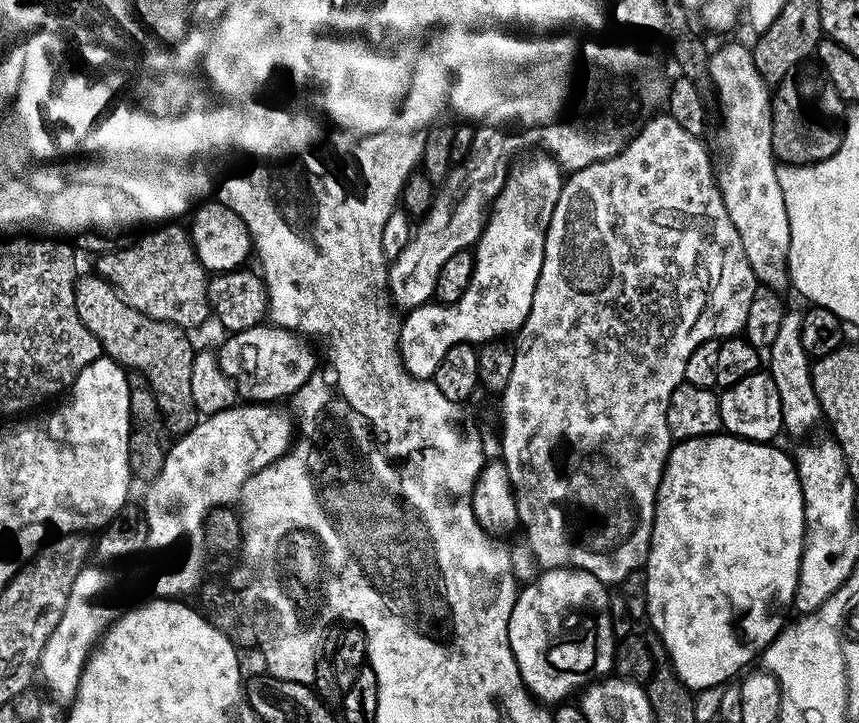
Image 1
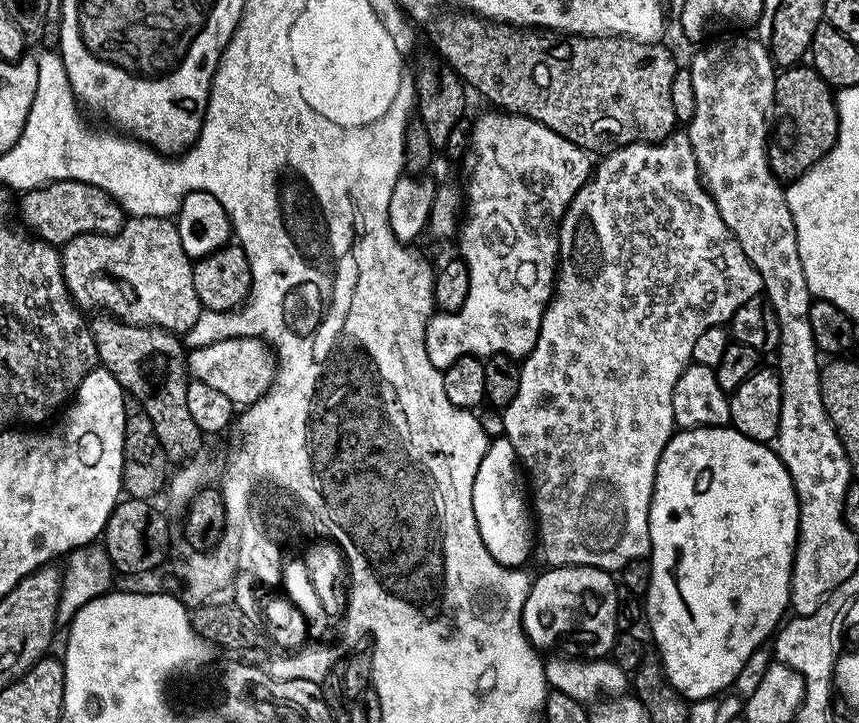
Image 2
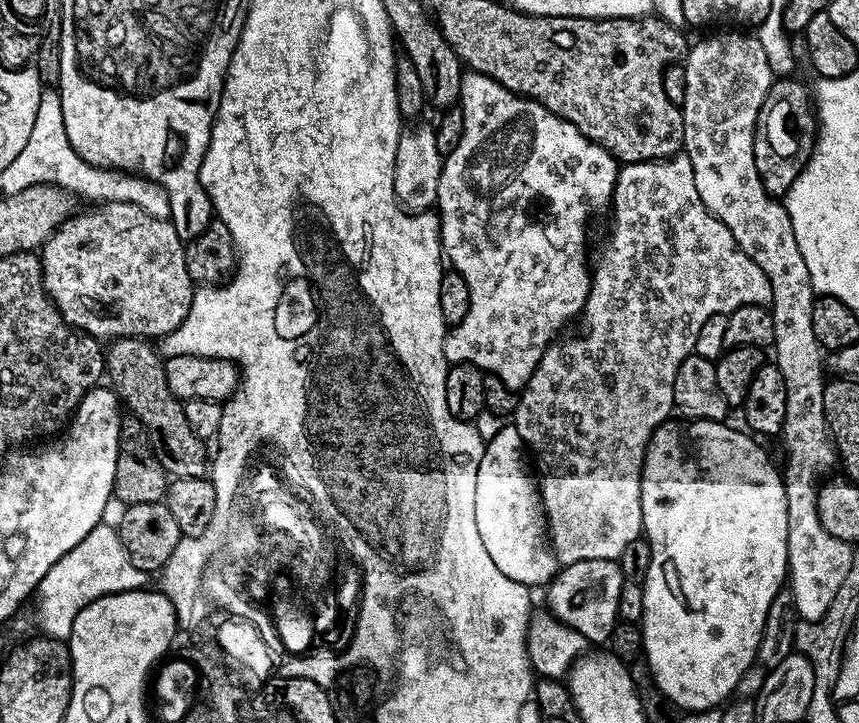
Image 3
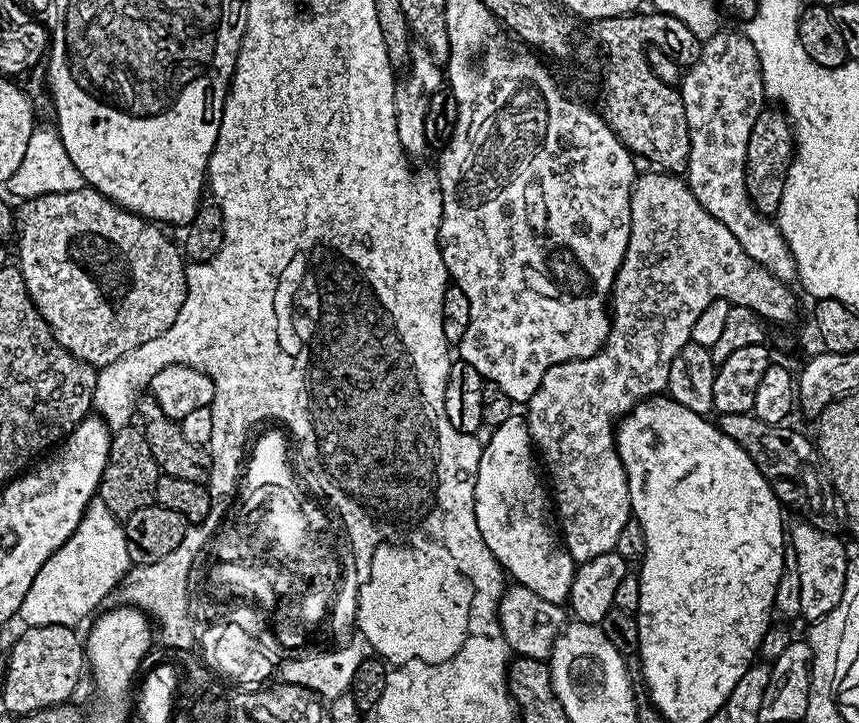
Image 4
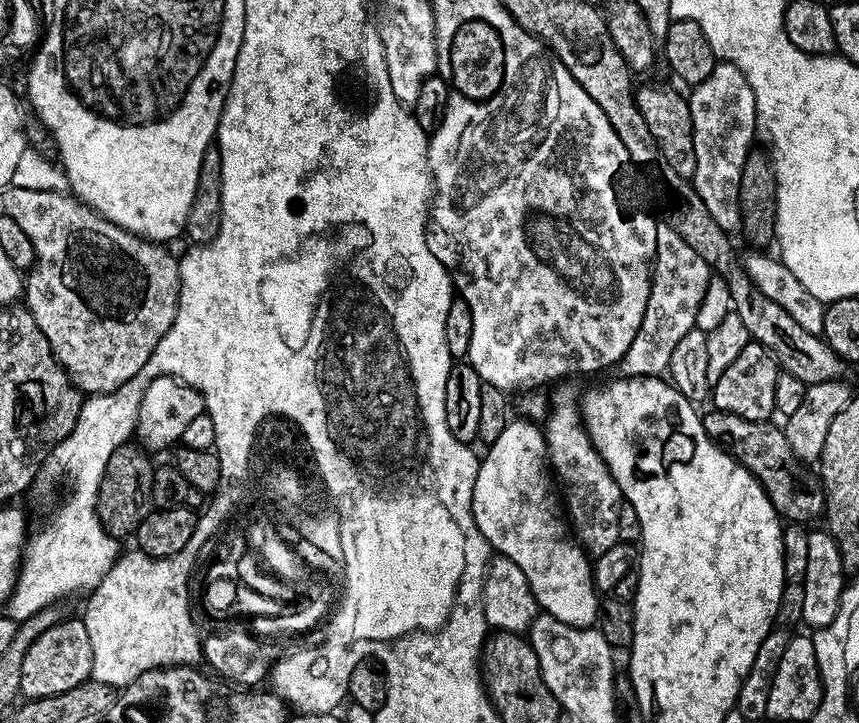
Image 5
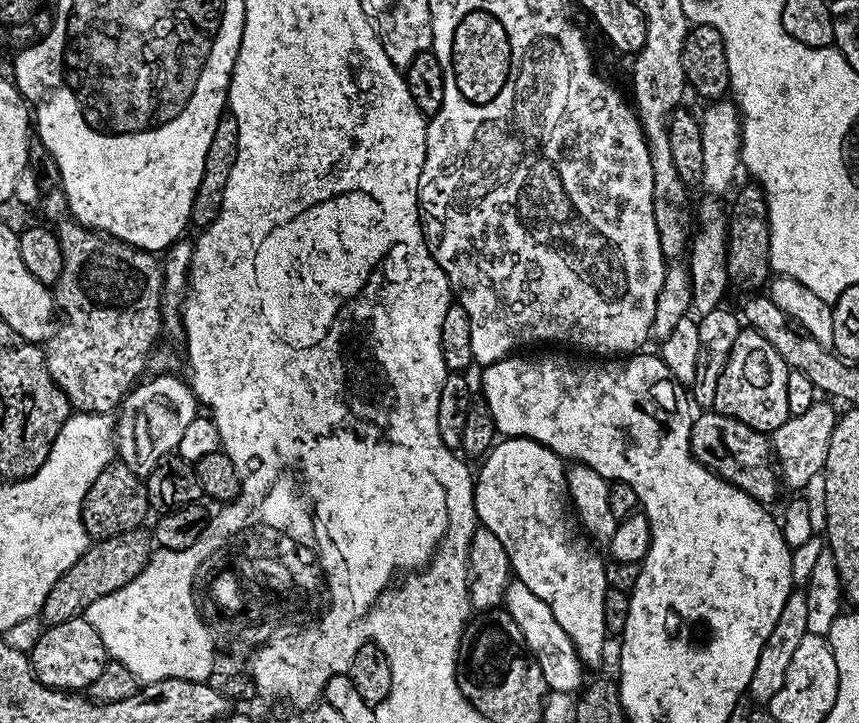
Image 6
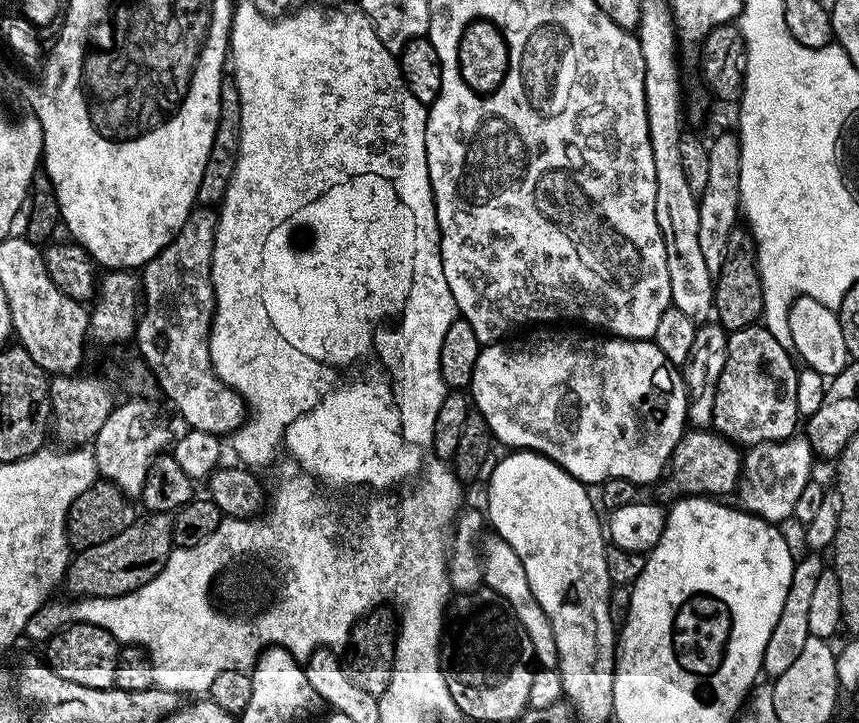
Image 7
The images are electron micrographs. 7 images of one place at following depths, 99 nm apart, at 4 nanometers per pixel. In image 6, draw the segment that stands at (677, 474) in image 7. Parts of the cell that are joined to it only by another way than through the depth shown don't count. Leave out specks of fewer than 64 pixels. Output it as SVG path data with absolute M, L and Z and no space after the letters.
M715 410L701 411L692 422L690 446L692 456L699 464L706 466L726 482L738 486L738 490L750 494L750 498L754 498L759 504L771 505L771 500L782 492L769 437L746 426L746 422L738 422L738 418L730 418Z

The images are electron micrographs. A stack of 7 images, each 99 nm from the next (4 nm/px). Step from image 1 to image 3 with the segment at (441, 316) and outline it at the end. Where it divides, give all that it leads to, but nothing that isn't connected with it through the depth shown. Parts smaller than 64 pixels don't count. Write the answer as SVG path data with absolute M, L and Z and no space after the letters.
M465 71L458 107L465 116L464 133L454 152L444 157L444 169L438 182L435 207L438 209L440 220L440 244L443 255L454 271L462 274L462 278L466 278L470 286L470 310L466 318L462 318L462 322L447 329L444 337L444 357L448 359L449 365L473 364L475 368L498 377L508 388L520 390L530 378L530 374L534 374L544 349L563 333L560 331L571 322L572 316L579 317L583 313L584 303L592 285L590 264L584 261L584 227L587 226L592 212L598 211L599 208L607 209L611 205L618 161L600 144L581 134L562 117L555 116L539 101L502 87L486 74Z

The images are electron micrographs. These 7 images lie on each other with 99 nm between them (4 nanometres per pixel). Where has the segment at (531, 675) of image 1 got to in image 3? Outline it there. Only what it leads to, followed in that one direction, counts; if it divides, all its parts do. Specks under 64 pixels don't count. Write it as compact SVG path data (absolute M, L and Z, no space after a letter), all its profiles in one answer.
M579 560L563 565L551 584L547 585L548 604L553 616L566 626L578 630L585 641L600 644L611 637L619 617L619 592L625 582L615 560Z

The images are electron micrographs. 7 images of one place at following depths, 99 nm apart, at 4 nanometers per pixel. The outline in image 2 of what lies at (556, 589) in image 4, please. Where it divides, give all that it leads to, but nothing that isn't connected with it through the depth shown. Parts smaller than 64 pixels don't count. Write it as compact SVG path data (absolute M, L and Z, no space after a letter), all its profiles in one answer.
M506 438L499 439L493 439L489 443L486 454L482 454L482 466L478 466L478 474L474 474L474 490L472 491L474 518L478 522L478 534L482 534L482 542L486 550L490 550L492 557L507 568L520 568L527 562L532 548L534 552L534 520L530 515L530 500L526 495L525 485L522 483L522 472L518 467L514 446L510 446Z

